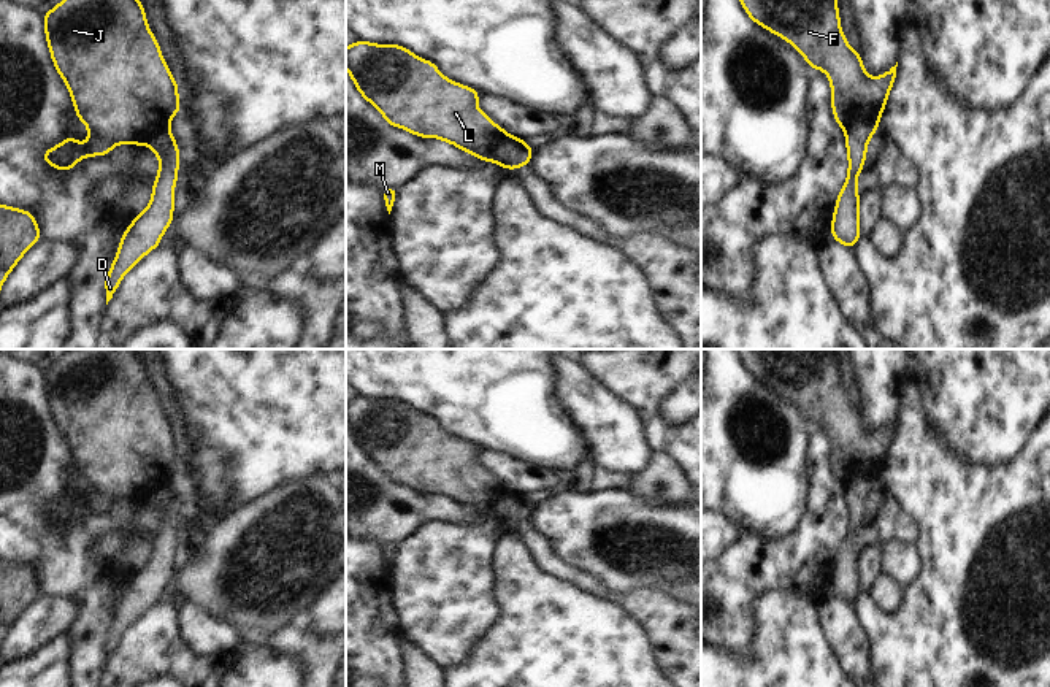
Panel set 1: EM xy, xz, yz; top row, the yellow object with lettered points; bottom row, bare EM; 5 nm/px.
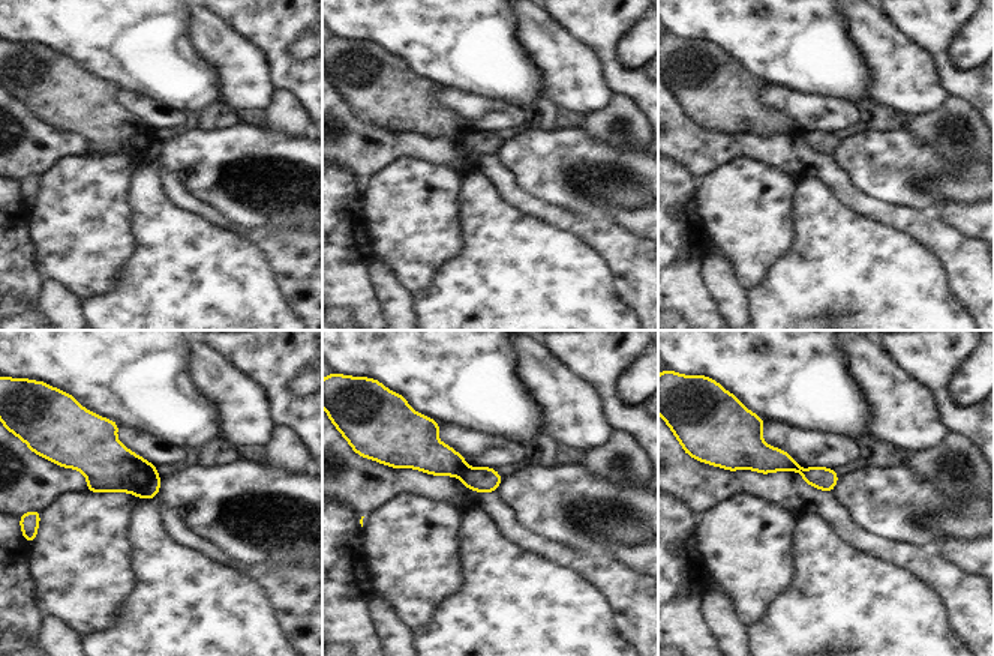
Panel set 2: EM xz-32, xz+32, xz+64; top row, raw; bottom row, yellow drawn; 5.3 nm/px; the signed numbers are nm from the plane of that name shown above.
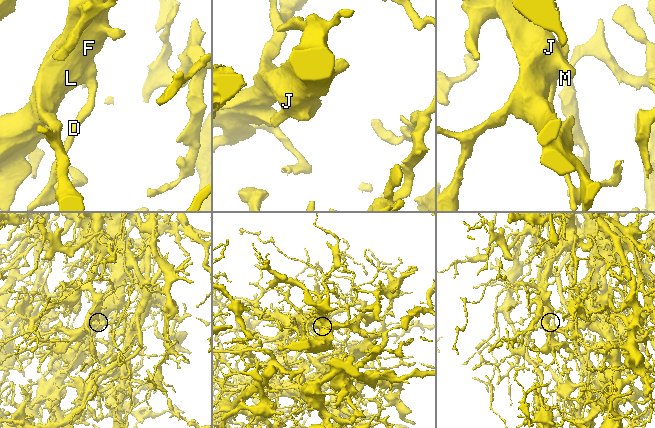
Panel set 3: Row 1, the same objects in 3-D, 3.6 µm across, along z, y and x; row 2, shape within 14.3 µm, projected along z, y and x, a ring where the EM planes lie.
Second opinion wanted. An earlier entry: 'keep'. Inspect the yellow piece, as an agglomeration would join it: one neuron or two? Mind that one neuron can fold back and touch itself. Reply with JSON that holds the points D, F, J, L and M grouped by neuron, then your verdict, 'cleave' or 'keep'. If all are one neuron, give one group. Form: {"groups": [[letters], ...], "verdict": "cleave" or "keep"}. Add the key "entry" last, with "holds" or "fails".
{"groups": [["D"], ["F", "J", "L", "M"]], "verdict": "cleave", "entry": "fails"}

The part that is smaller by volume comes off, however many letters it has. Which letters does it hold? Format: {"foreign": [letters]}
{"foreign": ["D"]}

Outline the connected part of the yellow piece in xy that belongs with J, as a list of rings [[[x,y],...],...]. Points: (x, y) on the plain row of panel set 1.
[[[70,349],[43,371],[43,378],[54,422],[67,439],[78,474],[89,487],[84,500],[79,500],[76,492],[68,492],[56,503],[46,505],[46,519],[70,527],[82,512],[108,511],[116,500],[141,501],[146,487],[170,482],[173,471],[181,466],[178,438],[135,349]]]

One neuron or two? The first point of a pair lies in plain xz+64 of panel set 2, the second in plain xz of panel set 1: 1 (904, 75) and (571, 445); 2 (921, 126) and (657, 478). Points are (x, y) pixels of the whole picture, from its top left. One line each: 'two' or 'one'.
1: two
2: one

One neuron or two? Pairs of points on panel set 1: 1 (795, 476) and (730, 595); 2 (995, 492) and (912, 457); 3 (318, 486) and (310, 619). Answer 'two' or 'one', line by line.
1: two
2: one
3: two

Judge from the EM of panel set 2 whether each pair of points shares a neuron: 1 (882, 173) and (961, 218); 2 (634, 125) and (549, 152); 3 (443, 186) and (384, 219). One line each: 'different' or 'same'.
1: different
2: different
3: same

